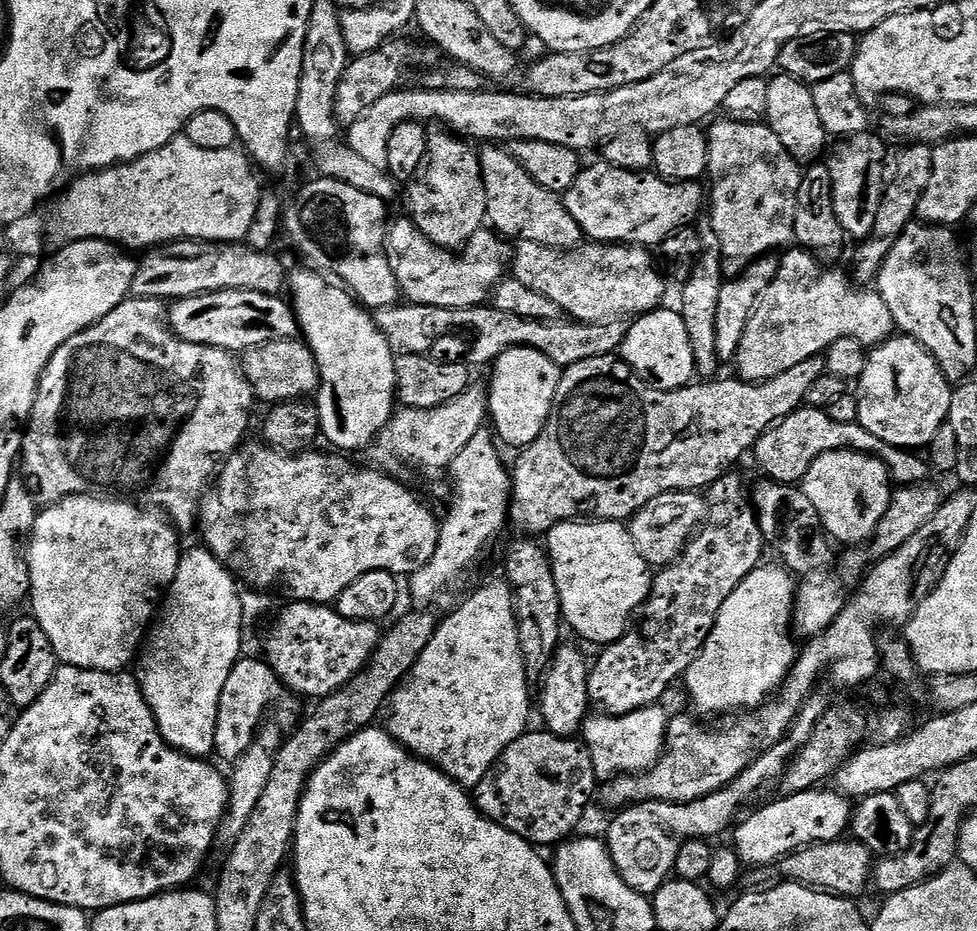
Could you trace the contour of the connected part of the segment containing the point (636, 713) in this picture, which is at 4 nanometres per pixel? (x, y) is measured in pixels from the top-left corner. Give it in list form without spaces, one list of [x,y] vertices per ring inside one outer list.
[[[664,706],[634,710],[625,716],[589,715],[584,721],[582,739],[590,750],[597,781],[607,782],[617,776],[646,772],[659,762],[664,742],[668,739],[670,719],[670,712],[660,707]]]

